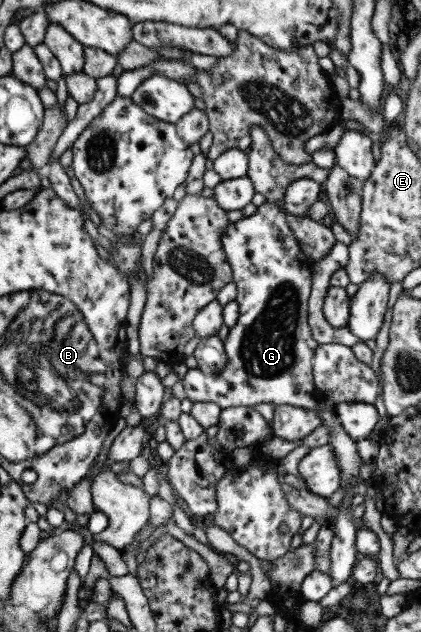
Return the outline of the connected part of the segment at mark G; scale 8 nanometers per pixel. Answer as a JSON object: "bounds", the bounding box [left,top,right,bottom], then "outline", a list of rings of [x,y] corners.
{"bounds":[179,201,359,488],"outline":[[[266,201],[256,207],[253,215],[228,223],[220,236],[220,243],[226,261],[231,267],[232,282],[236,287],[234,301],[237,303],[238,317],[223,340],[226,365],[217,374],[204,373],[197,367],[188,368],[179,379],[185,397],[192,402],[212,402],[218,404],[221,409],[271,403],[313,411],[318,416],[320,424],[330,430],[327,444],[335,453],[336,463],[339,465],[339,488],[355,485],[359,480],[359,456],[355,441],[342,431],[333,406],[317,394],[311,374],[311,359],[317,346],[307,324],[307,300],[312,285],[310,269],[313,261],[300,251],[298,241],[288,228],[281,205]]]}

